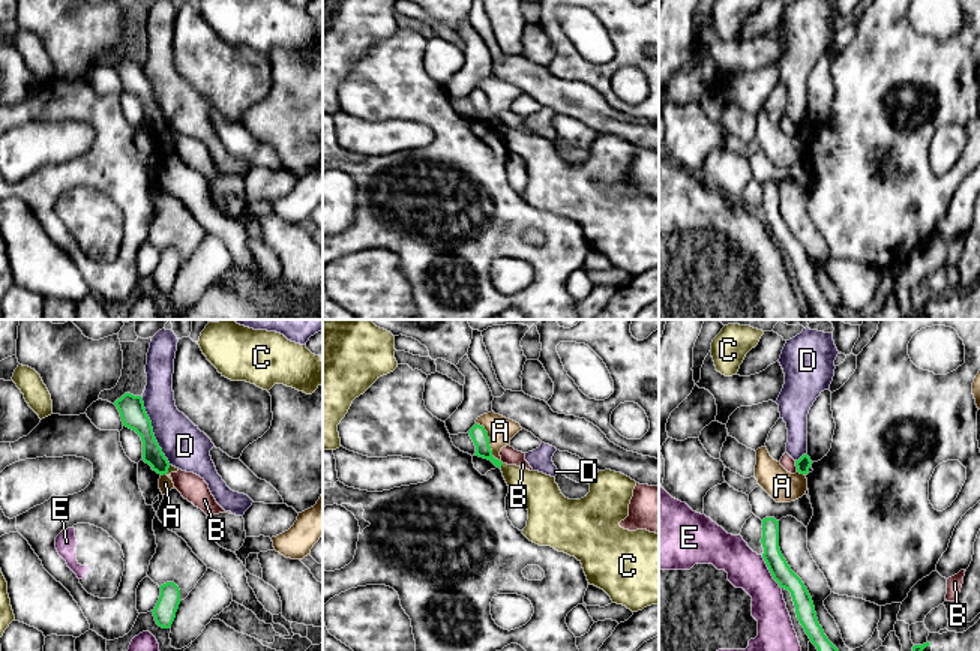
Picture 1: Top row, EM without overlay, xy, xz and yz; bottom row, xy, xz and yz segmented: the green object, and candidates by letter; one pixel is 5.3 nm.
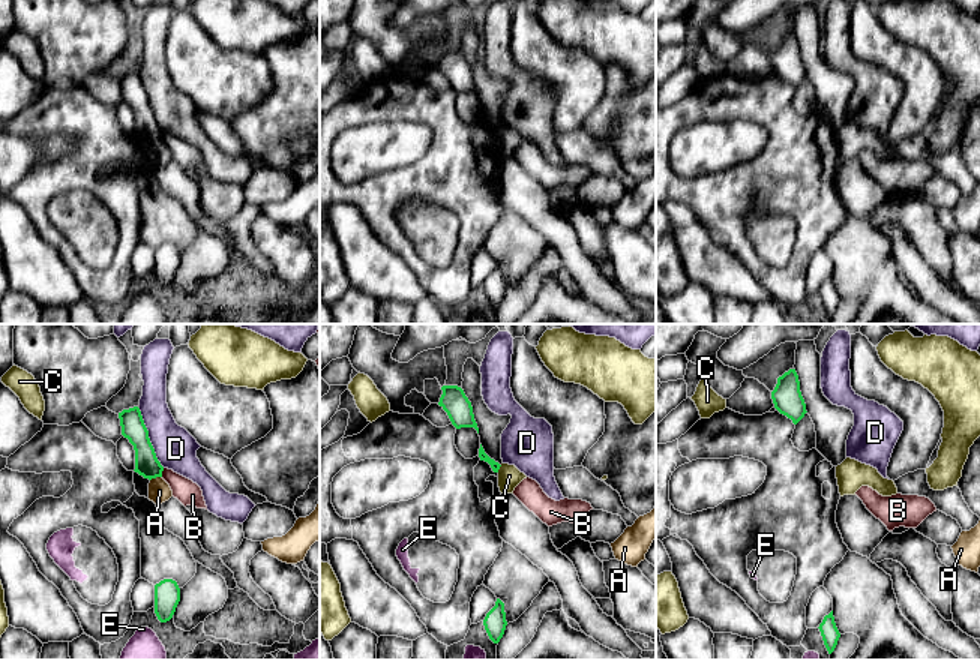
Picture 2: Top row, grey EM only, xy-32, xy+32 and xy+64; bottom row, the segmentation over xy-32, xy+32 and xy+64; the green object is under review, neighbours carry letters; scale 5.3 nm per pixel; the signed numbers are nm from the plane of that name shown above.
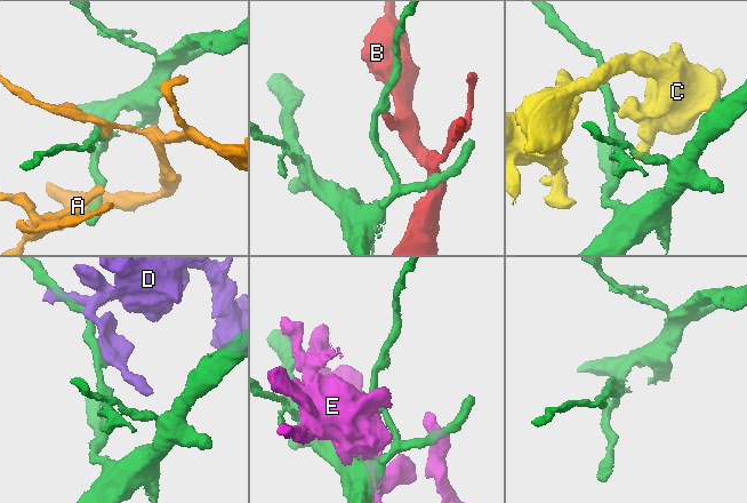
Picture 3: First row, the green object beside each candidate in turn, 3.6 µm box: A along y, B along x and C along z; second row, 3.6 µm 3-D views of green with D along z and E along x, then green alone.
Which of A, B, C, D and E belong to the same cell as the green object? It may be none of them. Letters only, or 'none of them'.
none of them

